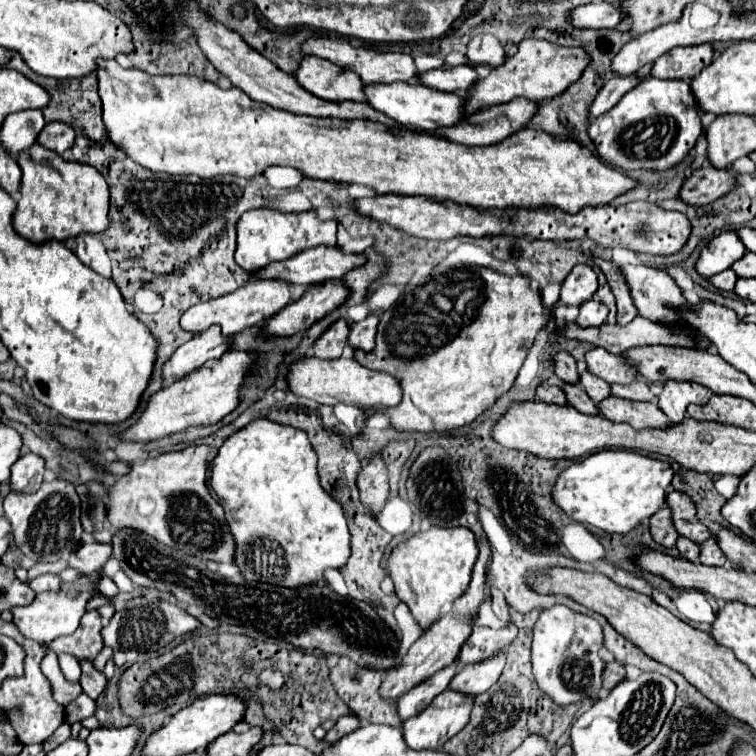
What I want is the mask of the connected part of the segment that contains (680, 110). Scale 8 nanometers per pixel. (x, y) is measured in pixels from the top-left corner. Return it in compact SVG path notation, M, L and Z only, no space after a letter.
M648 78L638 84L624 94L612 110L594 118L588 128L600 158L624 170L668 170L694 148L700 132L702 124L690 84L684 80L658 78Z

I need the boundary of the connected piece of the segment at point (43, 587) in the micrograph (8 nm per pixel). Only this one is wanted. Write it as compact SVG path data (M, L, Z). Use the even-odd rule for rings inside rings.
M44 574L38 576L30 582L30 588L34 592L46 592L46 590L58 590L60 588L60 578L56 574Z

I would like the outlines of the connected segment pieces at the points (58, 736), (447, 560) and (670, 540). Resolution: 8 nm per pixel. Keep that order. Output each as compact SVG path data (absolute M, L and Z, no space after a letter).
M63 723L52 736L50 736L44 743L43 749L45 753L48 753L64 743L71 736L70 725Z
M430 528L418 532L406 542L398 544L388 558L388 576L394 582L394 592L404 602L420 624L422 630L428 630L440 616L442 610L450 606L458 596L462 596L470 582L472 566L478 558L476 538L466 528Z
M662 506L656 514L650 516L650 534L658 544L662 544L666 548L674 548L676 546L678 534L676 534L676 530L672 526L672 518L668 514L668 506Z

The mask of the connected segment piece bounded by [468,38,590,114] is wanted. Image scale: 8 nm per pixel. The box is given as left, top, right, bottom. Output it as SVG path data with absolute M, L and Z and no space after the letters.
M526 38L520 42L518 52L514 56L506 58L506 62L502 66L494 68L490 72L490 76L482 78L474 86L474 94L472 94L472 102L468 102L468 110L472 110L472 114L474 114L478 110L494 106L496 102L500 102L500 104L510 102L516 96L524 96L534 102L550 100L554 96L562 94L570 84L578 82L588 64L590 64L590 56L582 48L576 48L576 46L564 48L564 46L546 42L546 40Z

